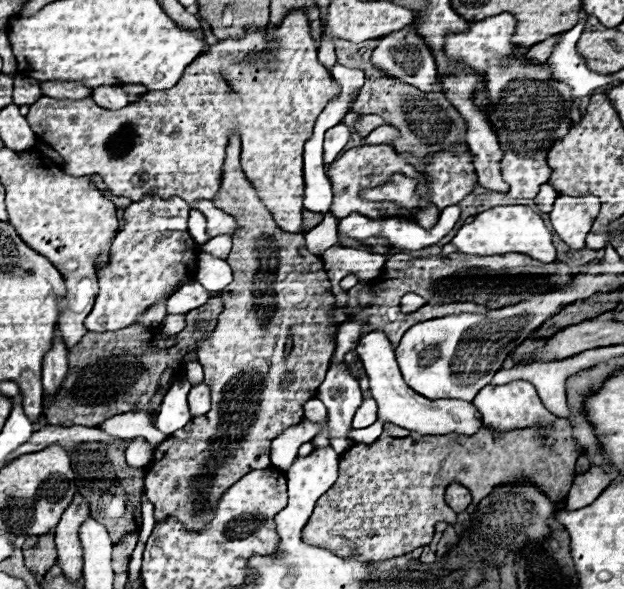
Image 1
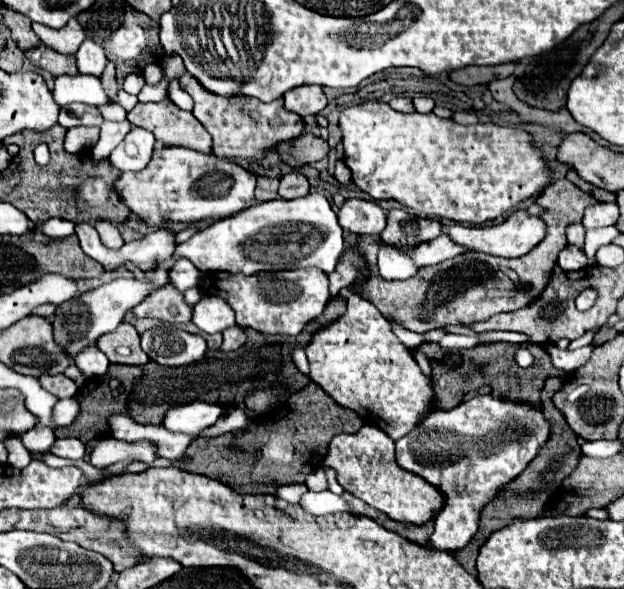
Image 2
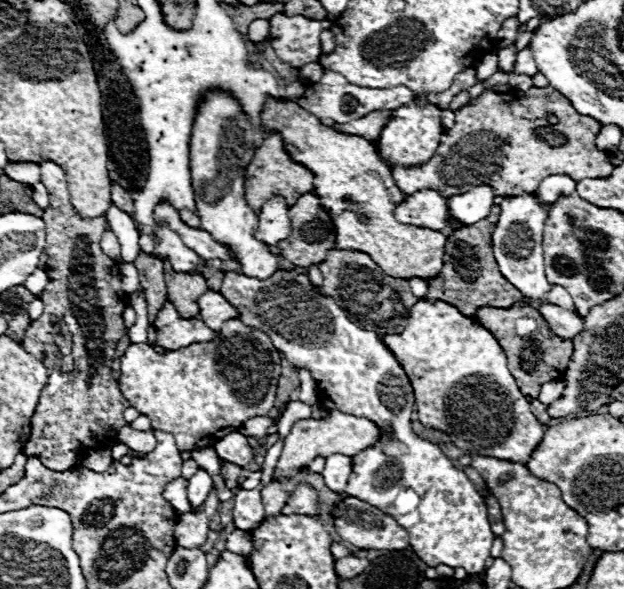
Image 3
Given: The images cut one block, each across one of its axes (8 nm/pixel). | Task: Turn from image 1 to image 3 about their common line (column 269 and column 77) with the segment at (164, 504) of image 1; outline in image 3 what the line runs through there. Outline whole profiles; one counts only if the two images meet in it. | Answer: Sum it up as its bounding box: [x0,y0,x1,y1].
[22,162,130,470]

